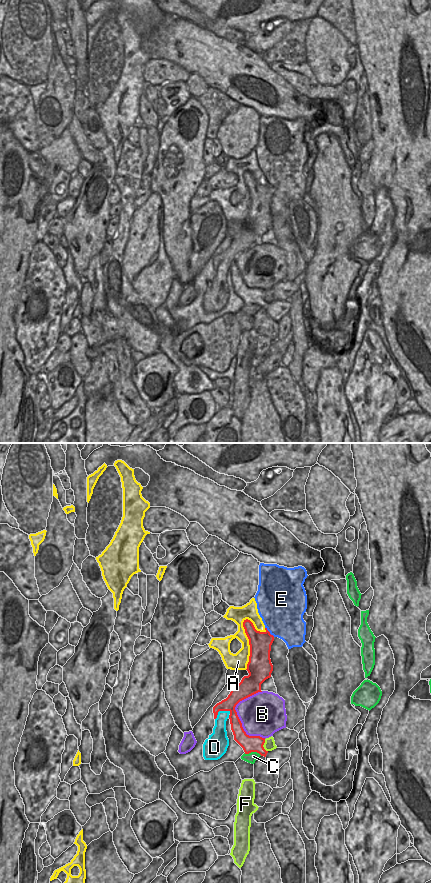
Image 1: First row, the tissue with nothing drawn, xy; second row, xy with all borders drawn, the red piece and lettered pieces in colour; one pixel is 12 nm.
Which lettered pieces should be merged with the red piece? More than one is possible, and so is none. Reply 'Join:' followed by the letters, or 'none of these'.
Join: D

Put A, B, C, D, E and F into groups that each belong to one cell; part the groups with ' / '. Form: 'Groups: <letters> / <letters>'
Groups: A / B / C / D / E / F.

